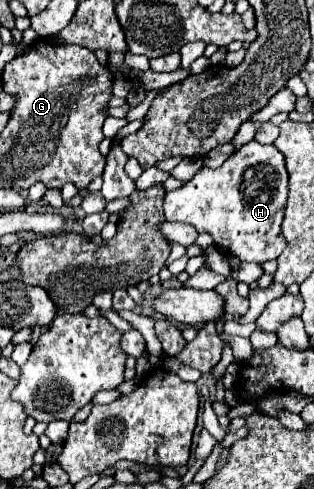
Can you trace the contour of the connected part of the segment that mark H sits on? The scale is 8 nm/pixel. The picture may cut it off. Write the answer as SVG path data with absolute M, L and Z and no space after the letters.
M252 140L238 152L234 152L220 168L212 170L208 166L202 166L188 184L184 184L174 192L168 192L164 198L164 216L166 220L188 222L198 232L212 234L214 244L224 254L236 254L244 262L262 264L266 260L276 260L286 248L286 240L280 232L286 196L288 196L288 174L284 168L282 152L272 144L266 146Z

